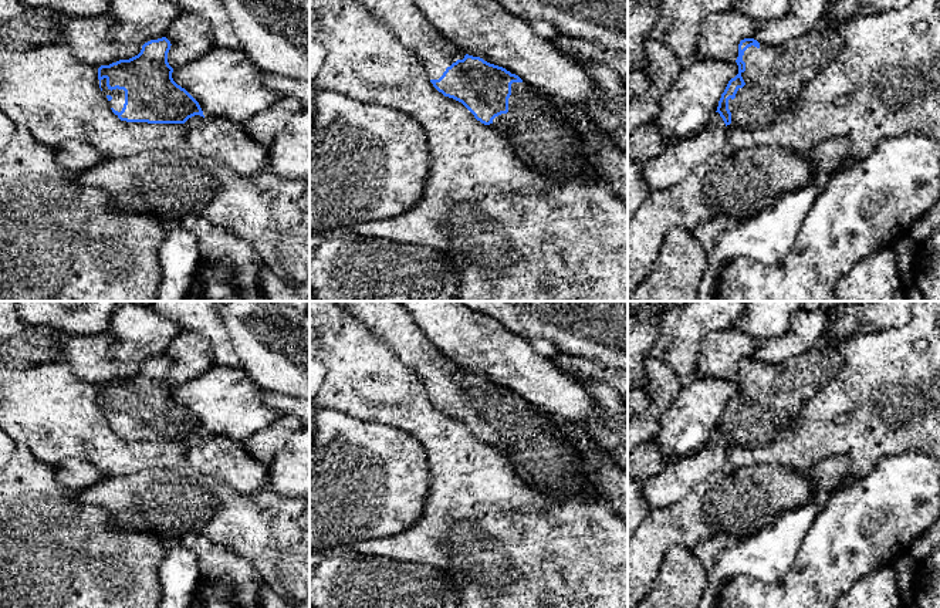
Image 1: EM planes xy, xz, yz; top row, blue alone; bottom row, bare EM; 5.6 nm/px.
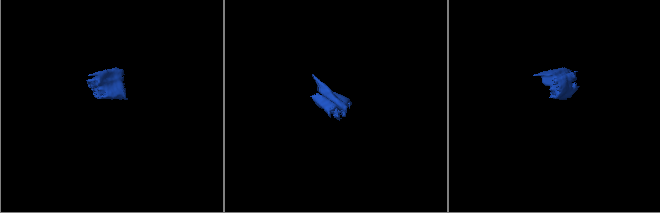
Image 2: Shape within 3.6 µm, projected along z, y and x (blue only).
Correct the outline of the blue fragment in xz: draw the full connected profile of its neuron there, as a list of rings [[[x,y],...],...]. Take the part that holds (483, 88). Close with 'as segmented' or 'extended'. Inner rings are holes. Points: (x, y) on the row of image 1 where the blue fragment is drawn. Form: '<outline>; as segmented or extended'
[[[359,0],[405,45],[410,47],[427,71],[433,87],[461,102],[477,121],[498,136],[507,136],[520,151],[520,163],[538,176],[574,176],[592,166],[581,152],[576,131],[558,107],[534,85],[503,67],[461,53],[419,11],[413,0]]]; extended

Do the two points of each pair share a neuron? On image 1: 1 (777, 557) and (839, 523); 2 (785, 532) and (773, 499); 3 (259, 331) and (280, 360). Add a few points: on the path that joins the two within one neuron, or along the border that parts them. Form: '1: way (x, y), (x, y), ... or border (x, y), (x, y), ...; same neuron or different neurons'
1: border (815, 514), (793, 564), (784, 574); different neurons
2: border (810, 502), (783, 510), (774, 517); different neurons
3: way (261, 338), (276, 353); same neuron

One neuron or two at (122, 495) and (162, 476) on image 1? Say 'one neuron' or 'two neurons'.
one neuron

